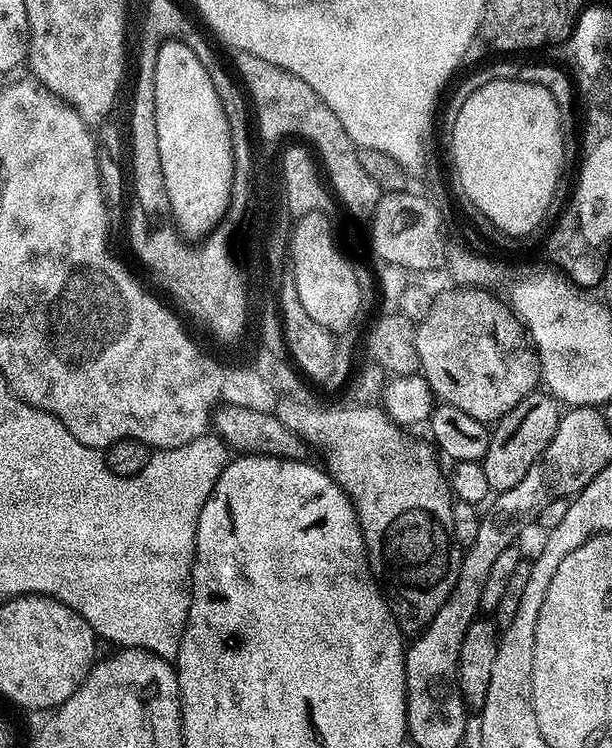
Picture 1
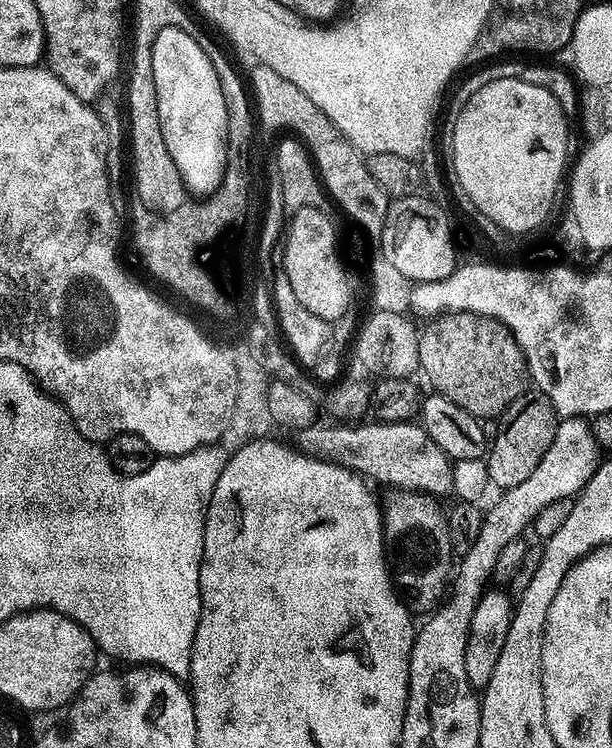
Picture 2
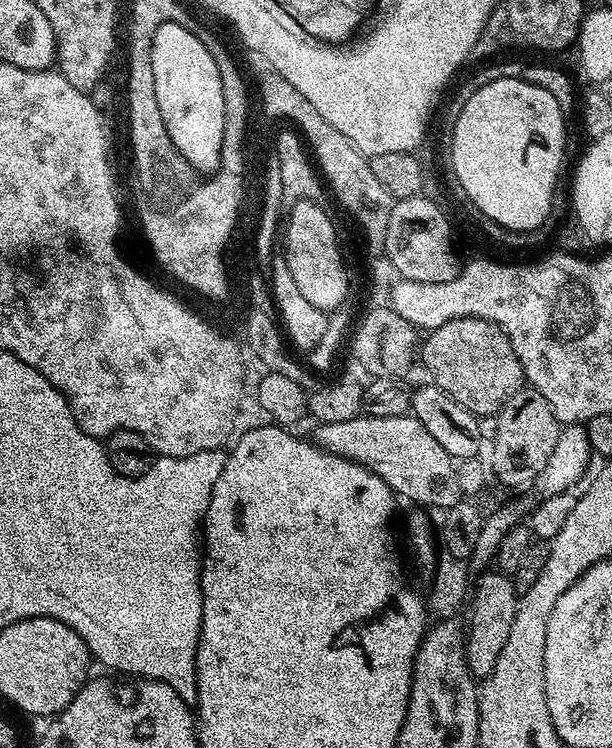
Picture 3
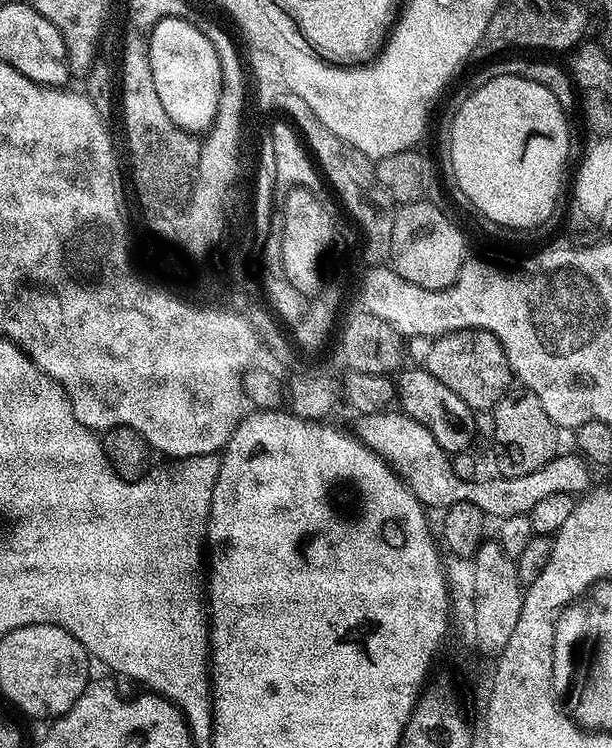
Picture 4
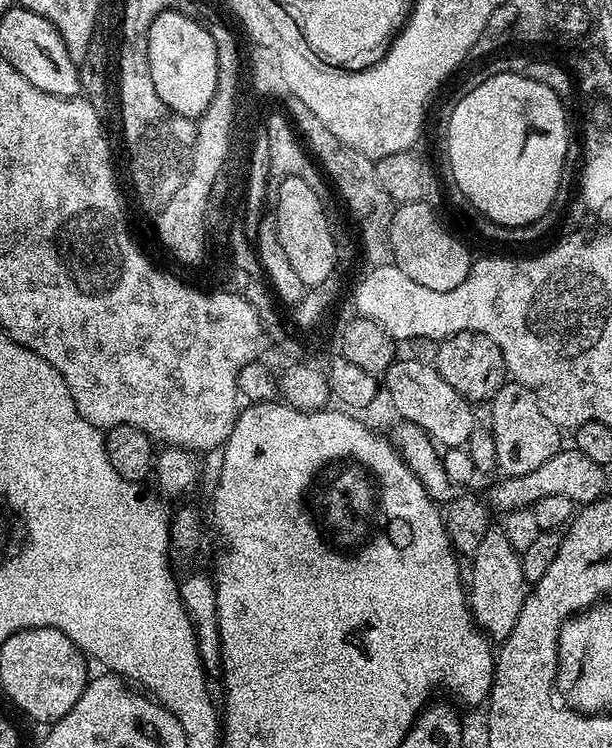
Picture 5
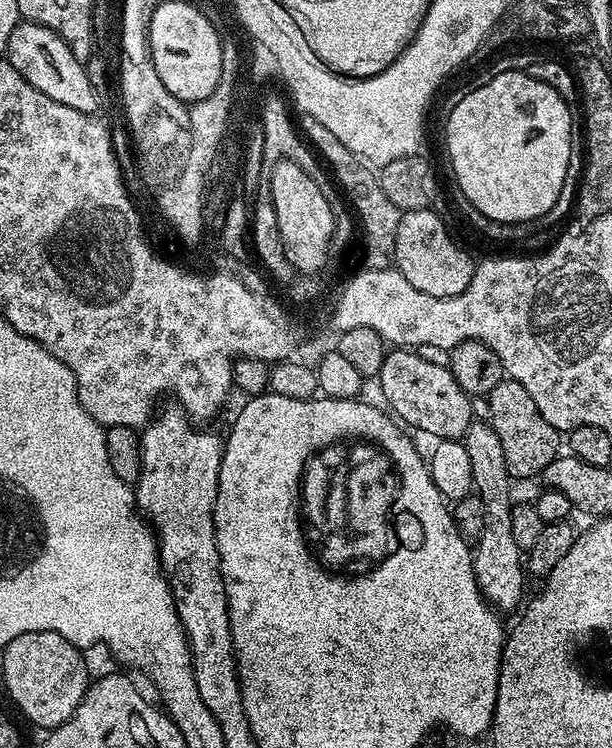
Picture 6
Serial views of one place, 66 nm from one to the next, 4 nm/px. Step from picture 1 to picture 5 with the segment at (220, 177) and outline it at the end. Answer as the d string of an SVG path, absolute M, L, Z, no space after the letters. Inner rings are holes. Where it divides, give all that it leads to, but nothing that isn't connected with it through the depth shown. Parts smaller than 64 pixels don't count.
M169 10L155 18L149 28L149 64L150 78L154 78L154 90L158 90L158 98L170 106L179 116L199 118L208 111L212 99L215 98L216 83L218 82L218 58L214 39L191 15L183 16L179 10Z

